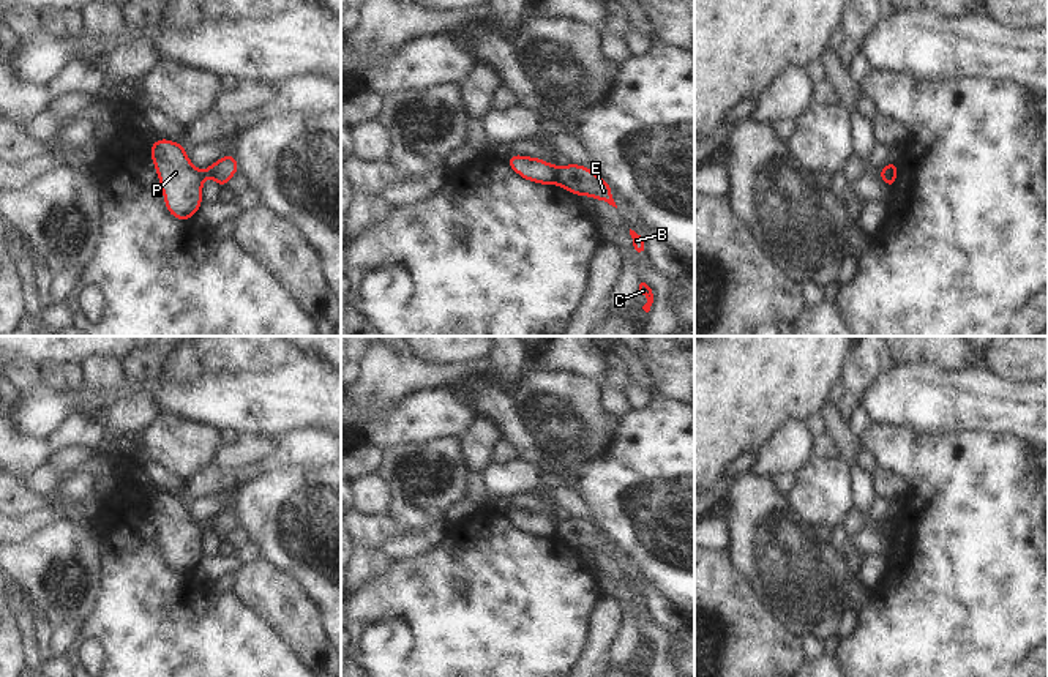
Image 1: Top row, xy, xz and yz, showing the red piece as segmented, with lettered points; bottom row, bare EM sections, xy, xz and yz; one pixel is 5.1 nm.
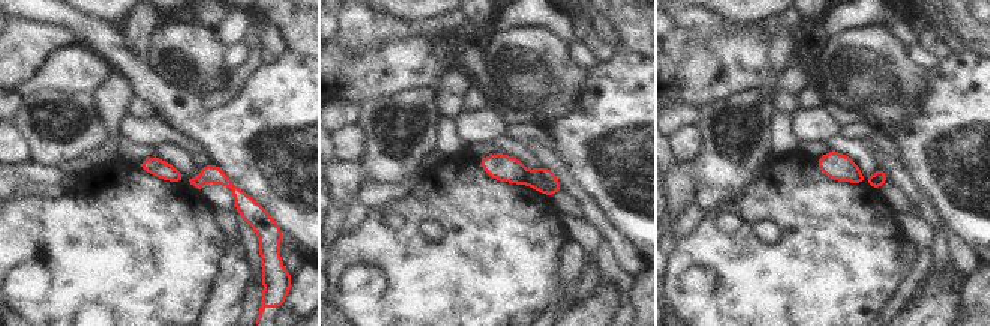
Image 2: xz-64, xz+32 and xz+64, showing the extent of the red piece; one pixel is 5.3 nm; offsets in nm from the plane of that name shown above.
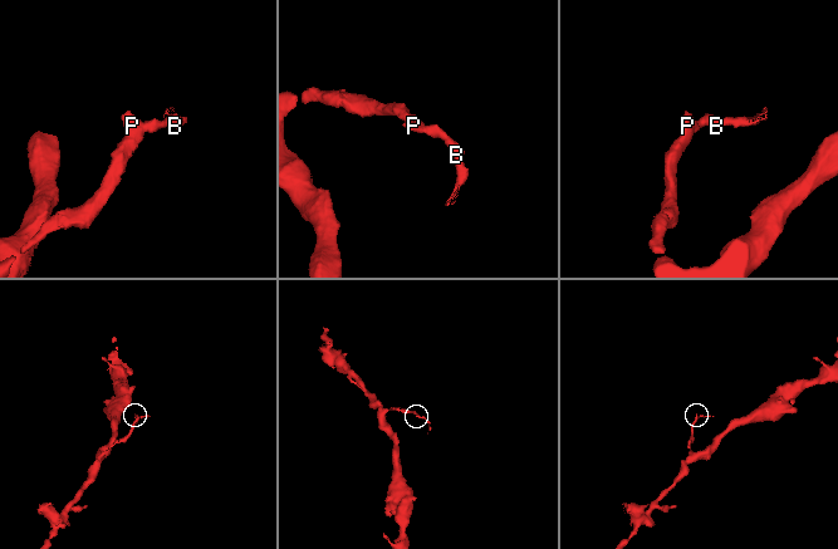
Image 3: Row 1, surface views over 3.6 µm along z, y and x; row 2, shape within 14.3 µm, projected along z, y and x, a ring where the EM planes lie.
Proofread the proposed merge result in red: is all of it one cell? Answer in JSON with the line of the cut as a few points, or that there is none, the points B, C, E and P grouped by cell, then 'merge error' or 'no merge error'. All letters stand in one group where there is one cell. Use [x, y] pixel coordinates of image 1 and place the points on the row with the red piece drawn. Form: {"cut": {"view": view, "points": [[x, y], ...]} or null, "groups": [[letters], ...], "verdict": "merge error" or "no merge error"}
{"cut": {"view": "xz", "points": [[559, 168], [556, 182]]}, "groups": [["B", "C", "E"], ["P"]], "verdict": "merge error"}

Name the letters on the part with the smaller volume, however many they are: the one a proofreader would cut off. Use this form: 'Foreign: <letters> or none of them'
Foreign: B, C, E

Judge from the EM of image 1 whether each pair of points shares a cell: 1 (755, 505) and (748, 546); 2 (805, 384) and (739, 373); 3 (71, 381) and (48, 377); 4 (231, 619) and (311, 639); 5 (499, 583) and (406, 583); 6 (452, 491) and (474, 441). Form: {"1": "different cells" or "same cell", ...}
{"1": "same cell", "2": "same cell", "3": "same cell", "4": "different cells", "5": "same cell", "6": "different cells"}

